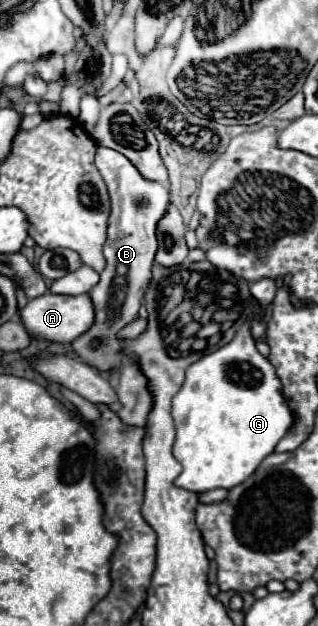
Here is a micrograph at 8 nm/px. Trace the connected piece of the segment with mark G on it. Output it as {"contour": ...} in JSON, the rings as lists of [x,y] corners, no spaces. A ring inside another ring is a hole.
{"contour":[[[250,321],[228,345],[202,355],[188,367],[186,381],[172,399],[172,417],[176,427],[172,453],[182,465],[176,487],[194,493],[216,487],[232,489],[246,481],[266,455],[274,453],[292,423],[292,413],[274,367],[256,351]]]}

